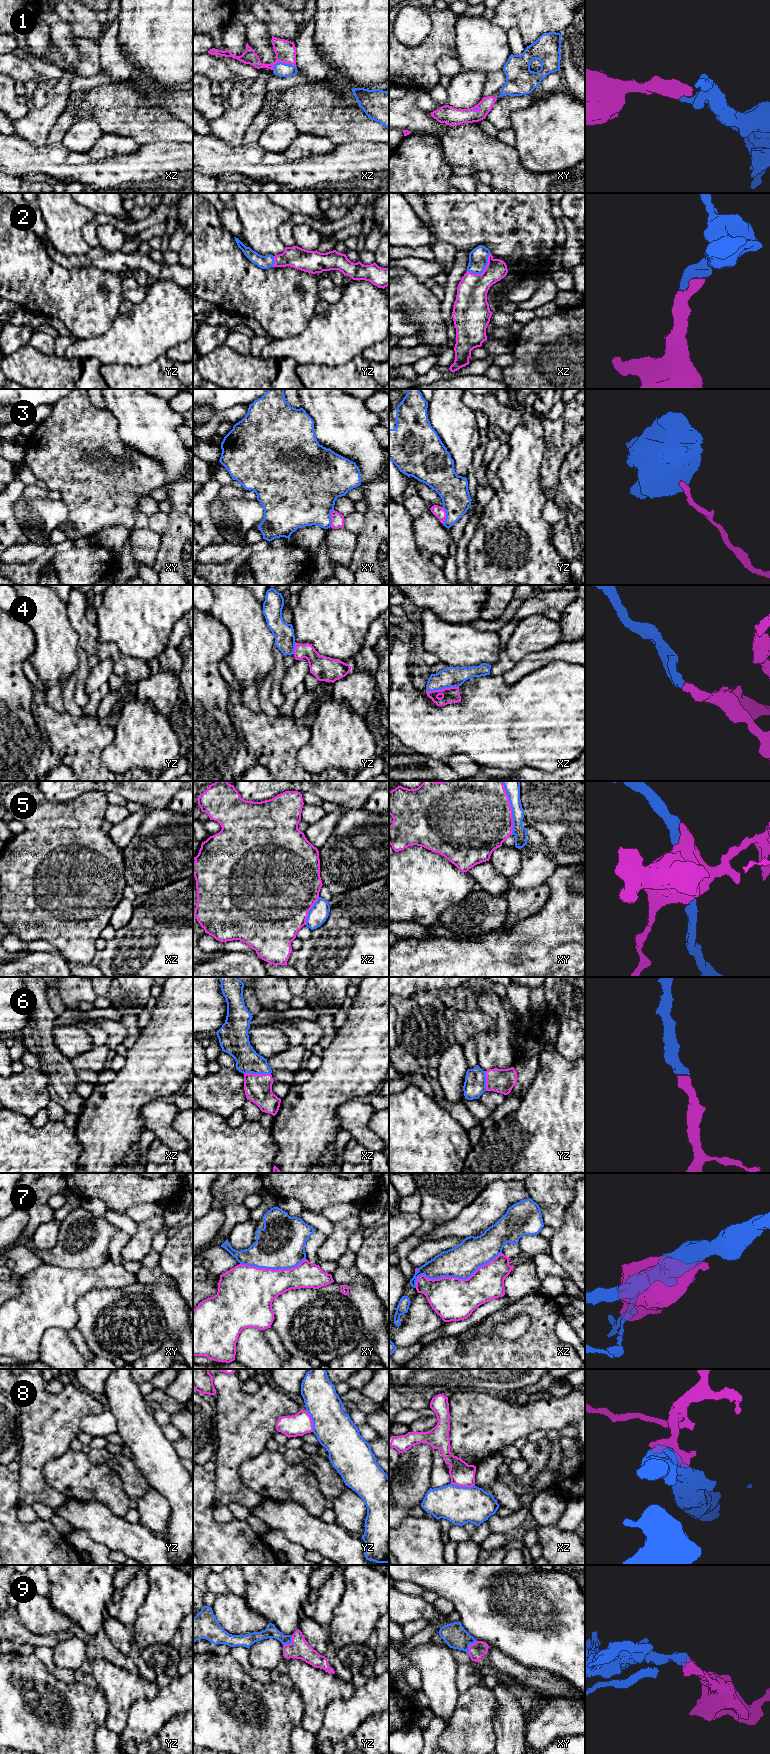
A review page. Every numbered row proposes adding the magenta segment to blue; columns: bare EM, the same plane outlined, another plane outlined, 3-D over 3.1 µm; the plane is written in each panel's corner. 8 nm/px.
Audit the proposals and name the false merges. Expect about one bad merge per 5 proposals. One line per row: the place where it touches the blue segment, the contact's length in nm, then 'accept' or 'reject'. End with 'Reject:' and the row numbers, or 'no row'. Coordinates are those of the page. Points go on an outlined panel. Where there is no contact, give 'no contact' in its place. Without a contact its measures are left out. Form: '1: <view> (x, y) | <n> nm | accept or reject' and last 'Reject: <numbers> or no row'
1: xz (282, 63) | 190 nm | accept
2: xz (483, 270) | 240 nm | accept
3: xy (330, 518) | 140 nm | reject
4: xz (442, 688) | 260 nm | accept
5: xy (511, 807) | 440 nm | reject
6: xz (257, 1073) | 220 nm | accept
7: xz (454, 1276) | 750 nm | reject
8: xz (463, 1487) | 190 nm | reject
9: yz (290, 1643) | 120 nm | accept
Reject: 3, 5, 7, 8

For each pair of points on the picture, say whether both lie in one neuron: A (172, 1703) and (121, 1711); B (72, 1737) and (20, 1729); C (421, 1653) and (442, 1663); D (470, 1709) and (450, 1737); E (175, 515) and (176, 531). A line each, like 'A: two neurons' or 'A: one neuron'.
A: two neurons
B: one neuron
C: one neuron
D: one neuron
E: one neuron

